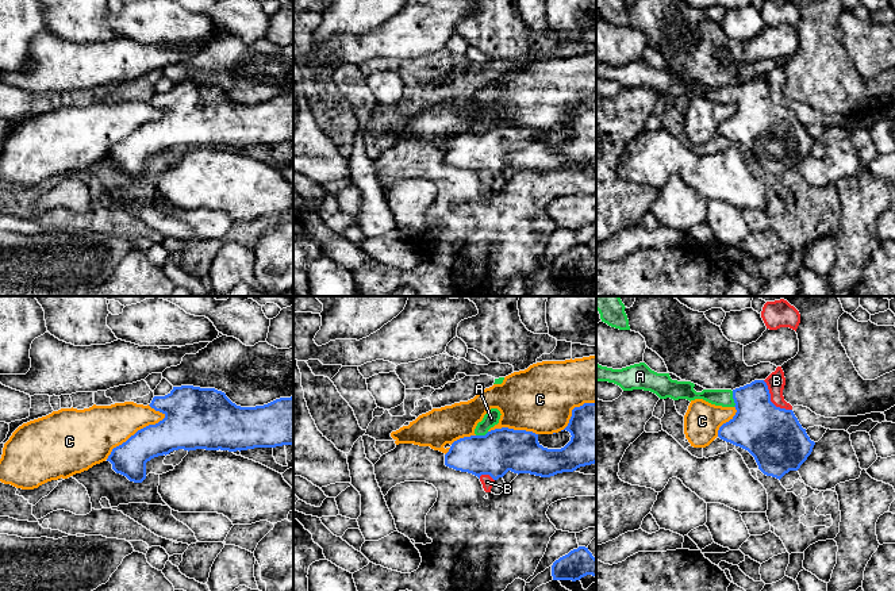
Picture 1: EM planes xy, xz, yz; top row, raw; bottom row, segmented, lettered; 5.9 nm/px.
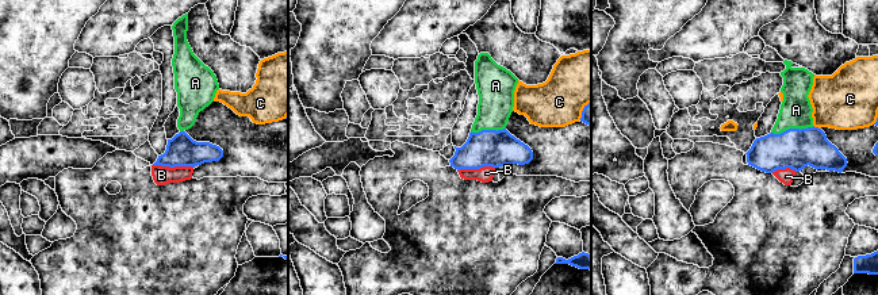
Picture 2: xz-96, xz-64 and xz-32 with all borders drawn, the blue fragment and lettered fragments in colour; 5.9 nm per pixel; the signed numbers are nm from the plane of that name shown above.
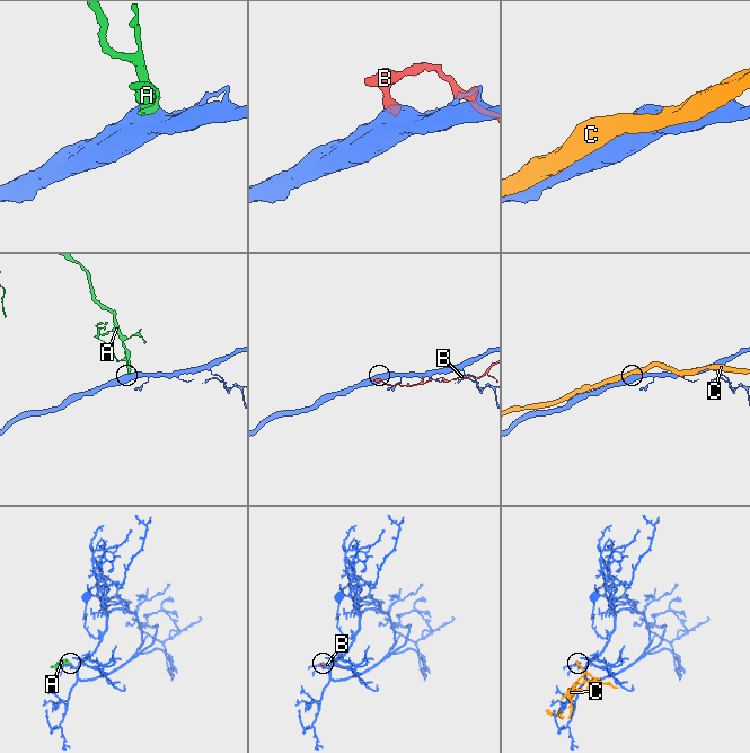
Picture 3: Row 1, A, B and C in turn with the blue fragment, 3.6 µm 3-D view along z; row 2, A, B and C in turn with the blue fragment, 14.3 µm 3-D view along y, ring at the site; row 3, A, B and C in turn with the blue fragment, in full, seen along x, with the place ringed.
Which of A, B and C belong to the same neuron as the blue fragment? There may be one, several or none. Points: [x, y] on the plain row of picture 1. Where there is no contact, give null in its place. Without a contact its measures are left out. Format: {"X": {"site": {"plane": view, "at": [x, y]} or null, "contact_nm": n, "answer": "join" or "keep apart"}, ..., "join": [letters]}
{"A": {"site": {"plane": "yz", "at": [733, 95]}, "contact_nm": 100, "answer": "join"}, "B": {"site": {"plane": "yz", "at": [769, 98]}, "contact_nm": 260, "answer": "keep apart"}, "C": {"site": {"plane": "xy", "at": [135, 130]}, "contact_nm": 440, "answer": "keep apart"}, "join": ["A"]}

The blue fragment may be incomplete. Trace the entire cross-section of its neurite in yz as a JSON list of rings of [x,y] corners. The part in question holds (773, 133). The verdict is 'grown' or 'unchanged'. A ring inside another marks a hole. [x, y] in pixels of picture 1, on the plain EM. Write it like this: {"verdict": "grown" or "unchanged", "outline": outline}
{"verdict": "grown", "outline": [[[639,60],[622,66],[596,61],[596,78],[614,80],[623,88],[650,88],[660,96],[703,96],[715,103],[734,104],[735,112],[719,124],[718,134],[748,147],[764,172],[779,177],[790,168],[798,168],[815,142],[792,107],[776,104],[771,99],[764,77],[733,88],[696,89],[694,80],[672,77],[669,70],[657,70]]]}

